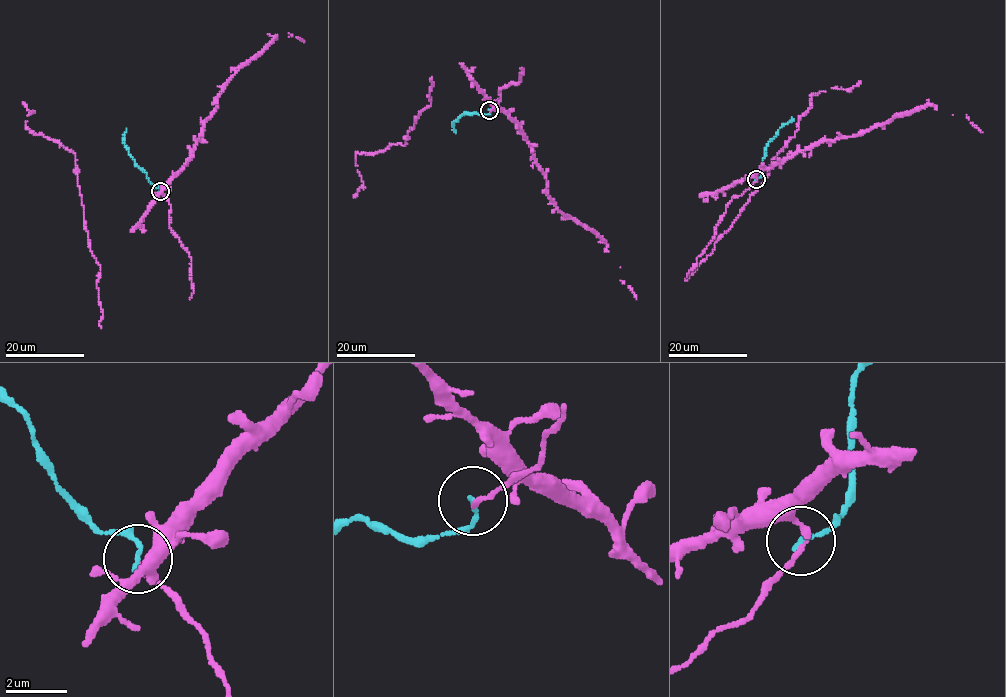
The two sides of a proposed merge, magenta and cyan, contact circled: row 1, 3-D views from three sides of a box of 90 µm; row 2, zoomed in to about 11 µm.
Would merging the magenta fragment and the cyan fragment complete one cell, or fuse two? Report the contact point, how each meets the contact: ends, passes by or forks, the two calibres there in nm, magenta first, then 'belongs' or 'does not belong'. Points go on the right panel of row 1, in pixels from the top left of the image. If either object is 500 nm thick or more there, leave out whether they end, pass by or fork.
(756, 179) | magenta ends | cyan ends | 150/140 nm | belongs

